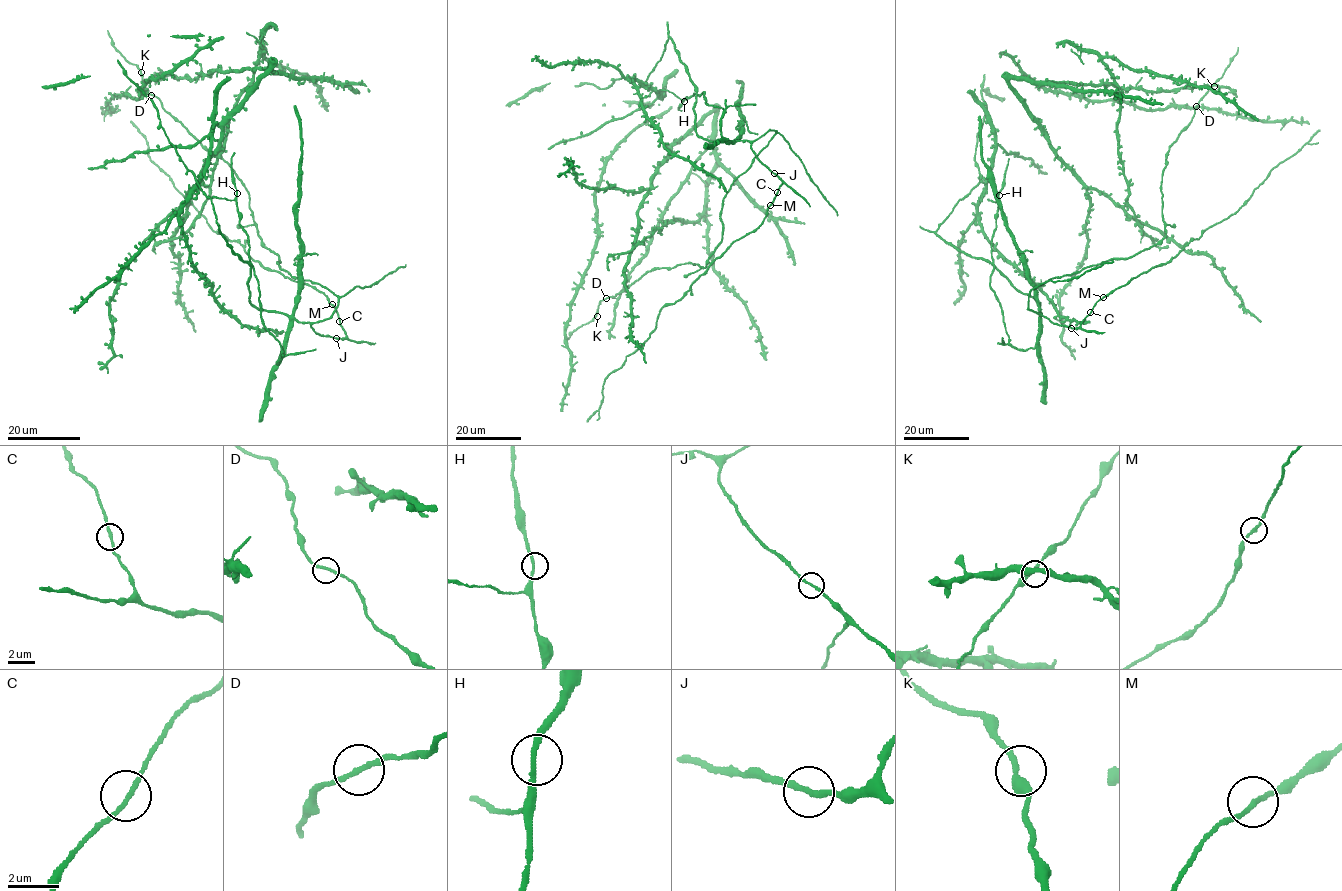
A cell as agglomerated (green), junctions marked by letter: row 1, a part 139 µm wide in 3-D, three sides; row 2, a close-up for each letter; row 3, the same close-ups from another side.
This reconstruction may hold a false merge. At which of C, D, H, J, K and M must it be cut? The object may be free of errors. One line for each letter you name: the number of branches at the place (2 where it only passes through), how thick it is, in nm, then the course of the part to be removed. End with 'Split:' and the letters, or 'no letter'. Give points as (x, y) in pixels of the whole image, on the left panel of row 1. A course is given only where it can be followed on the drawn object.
Split: no letter

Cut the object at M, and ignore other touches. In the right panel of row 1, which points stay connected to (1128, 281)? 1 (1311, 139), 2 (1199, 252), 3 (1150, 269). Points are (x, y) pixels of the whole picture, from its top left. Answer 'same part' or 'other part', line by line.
1: same part
2: other part
3: same part

